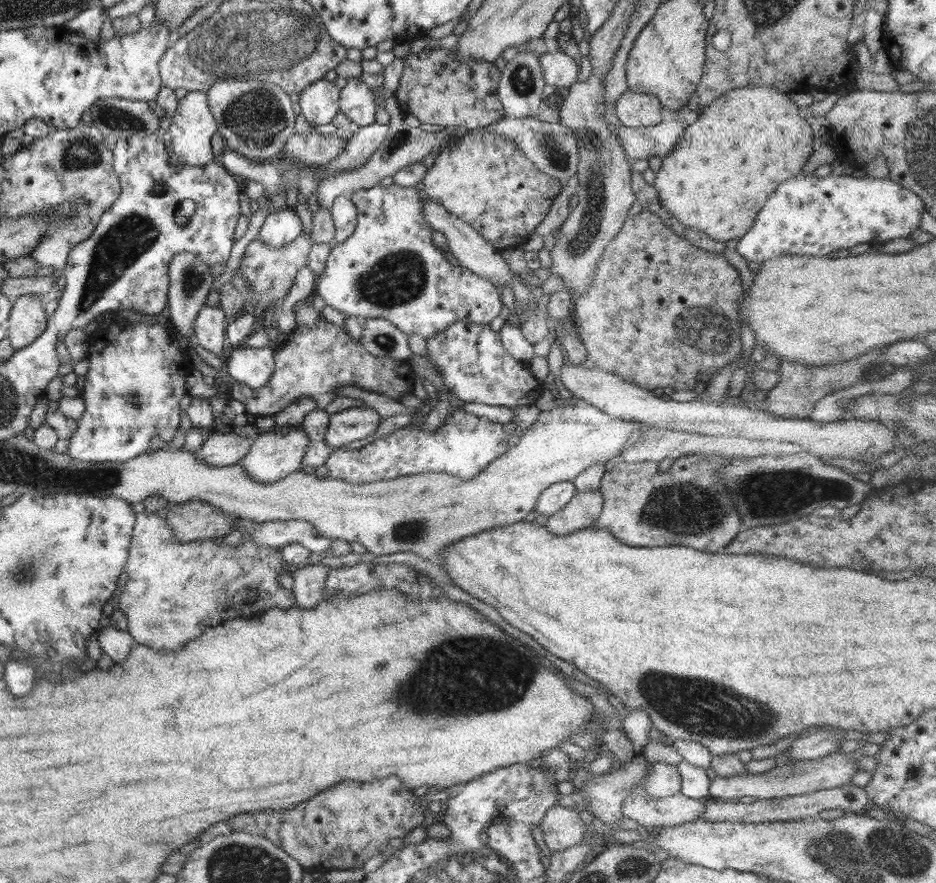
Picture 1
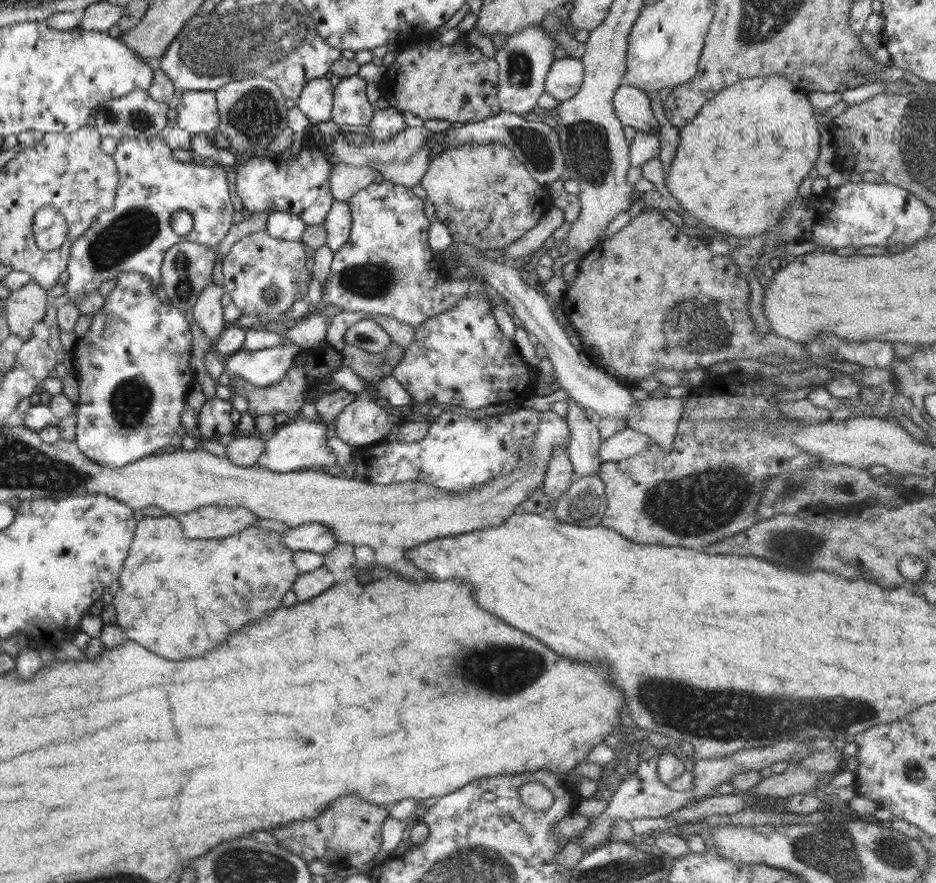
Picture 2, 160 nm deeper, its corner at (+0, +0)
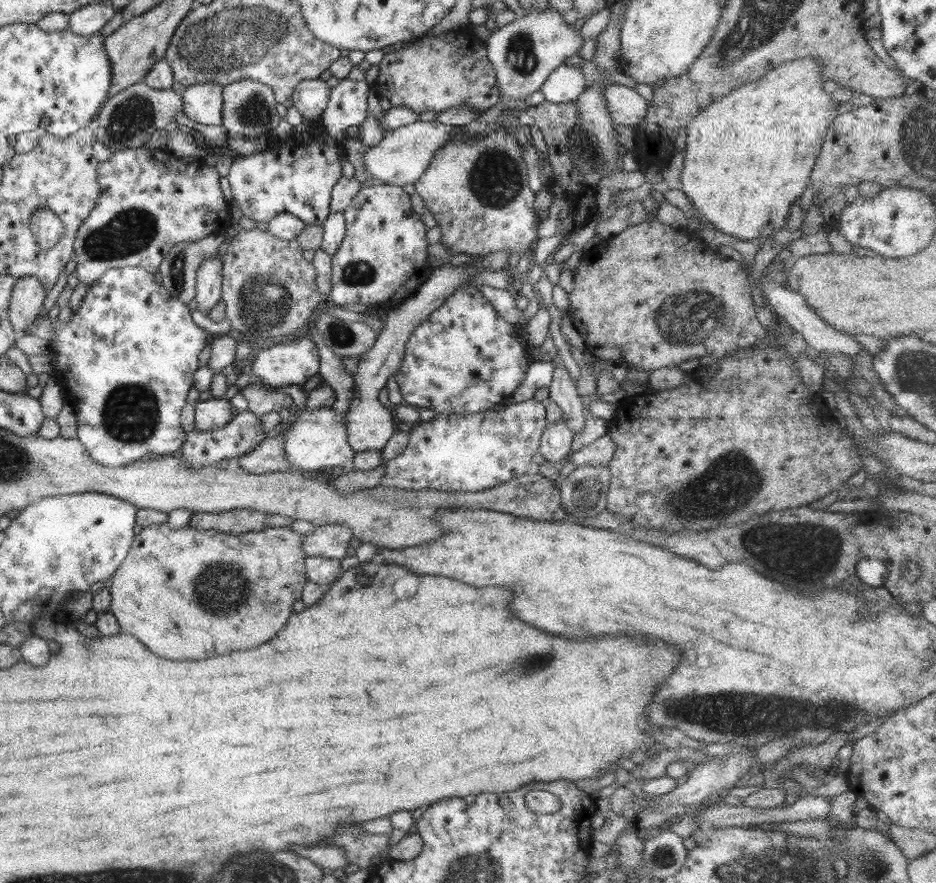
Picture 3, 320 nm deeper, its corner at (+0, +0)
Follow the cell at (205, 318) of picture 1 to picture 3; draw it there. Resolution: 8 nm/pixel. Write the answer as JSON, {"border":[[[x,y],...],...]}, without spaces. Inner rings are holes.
{"border":[[[210,256],[198,267],[196,275],[196,307],[202,314],[208,314],[221,299],[223,262],[216,256]]]}

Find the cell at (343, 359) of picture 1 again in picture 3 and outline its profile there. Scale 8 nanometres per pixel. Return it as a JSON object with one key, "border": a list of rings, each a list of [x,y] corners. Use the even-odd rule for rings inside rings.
{"border":[[[247,385],[239,393],[248,403],[248,411],[257,417],[262,417],[268,412],[280,412],[282,408],[292,409],[293,398],[289,394],[275,391],[274,387],[266,389],[260,385]]]}

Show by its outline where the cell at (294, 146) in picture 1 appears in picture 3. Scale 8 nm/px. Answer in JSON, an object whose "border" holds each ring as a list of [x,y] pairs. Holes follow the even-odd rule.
{"border":[[[421,120],[393,131],[386,129],[383,131],[383,139],[376,146],[370,146],[364,155],[366,170],[384,184],[400,187],[414,185],[428,168],[434,153],[450,138],[457,136],[453,130],[454,127],[438,121]]]}

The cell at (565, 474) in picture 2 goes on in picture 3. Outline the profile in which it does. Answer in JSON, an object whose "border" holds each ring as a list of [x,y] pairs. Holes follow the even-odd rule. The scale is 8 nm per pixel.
{"border":[[[566,422],[547,424],[539,442],[539,452],[549,466],[560,471],[567,465],[574,440],[574,432]]]}

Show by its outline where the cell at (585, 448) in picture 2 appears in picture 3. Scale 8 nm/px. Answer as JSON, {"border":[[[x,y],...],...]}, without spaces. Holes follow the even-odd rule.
{"border":[[[559,355],[553,358],[554,374],[548,387],[549,397],[562,409],[563,421],[573,430],[578,440],[582,430],[586,429],[584,408],[587,400],[578,394],[575,381],[570,377]]]}

